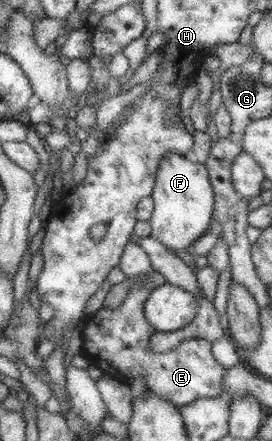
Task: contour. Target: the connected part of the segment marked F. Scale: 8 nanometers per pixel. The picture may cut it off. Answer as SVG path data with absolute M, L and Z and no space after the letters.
M166 152L162 154L151 192L153 211L147 221L151 226L151 236L156 238L168 250L187 250L187 247L198 240L214 212L213 190L206 167L198 162L190 162L184 154Z

